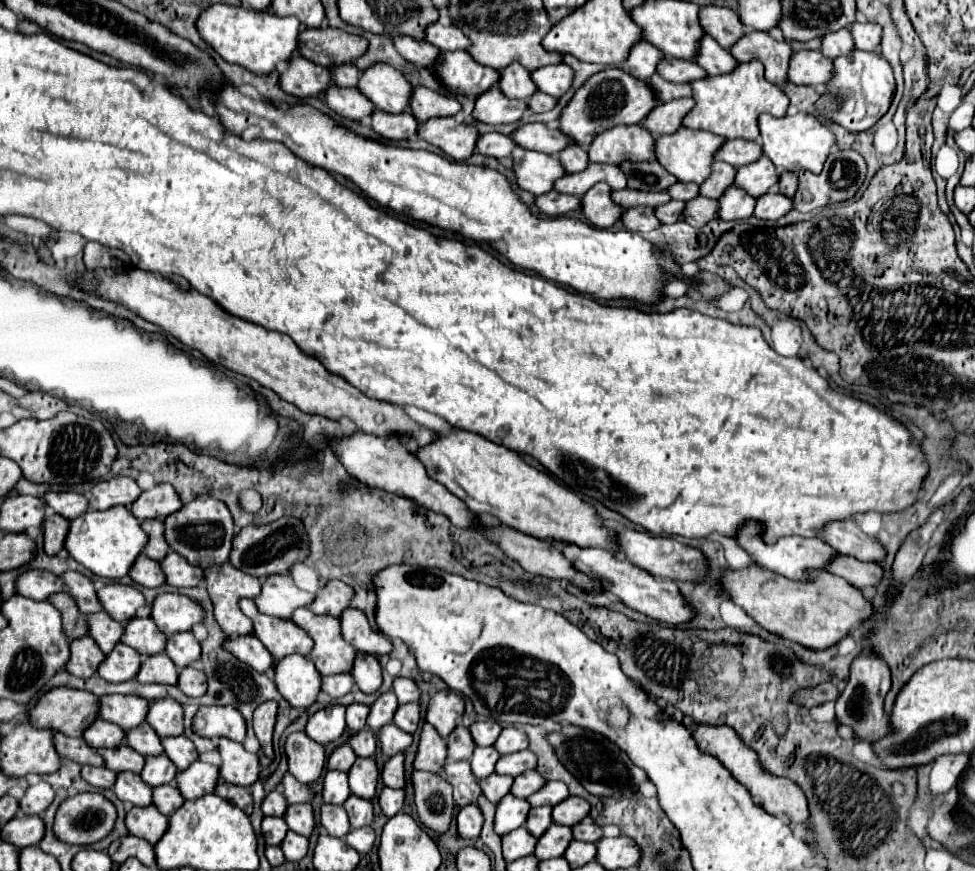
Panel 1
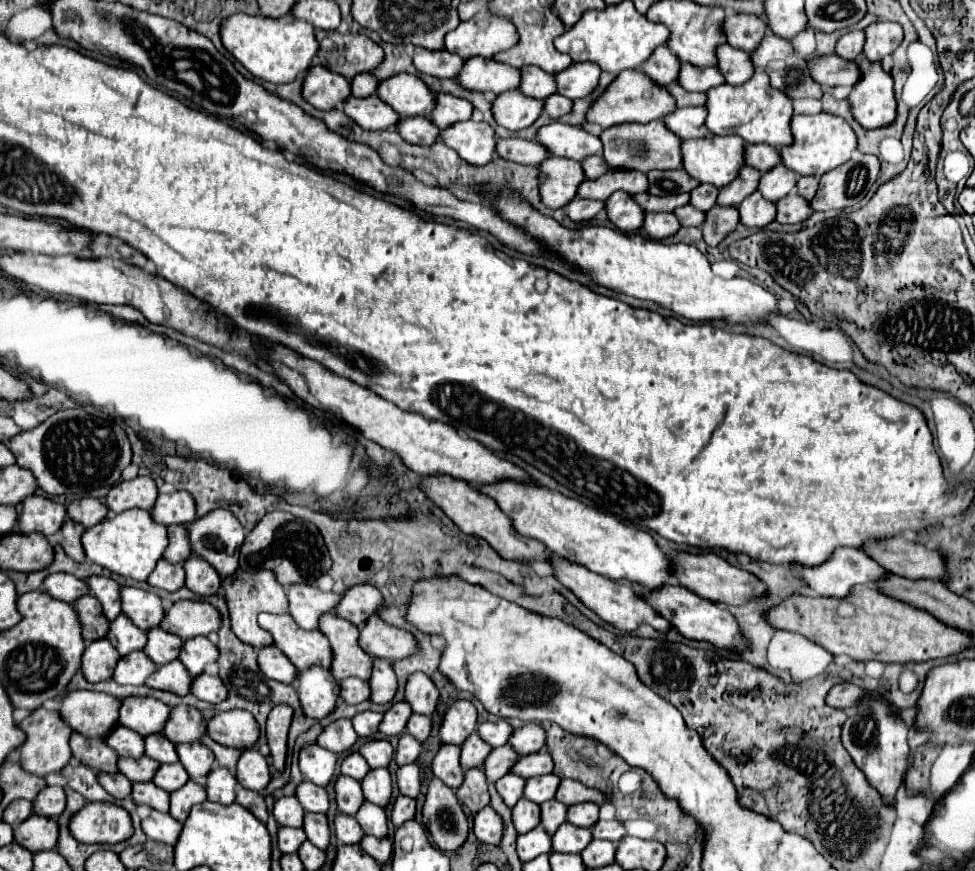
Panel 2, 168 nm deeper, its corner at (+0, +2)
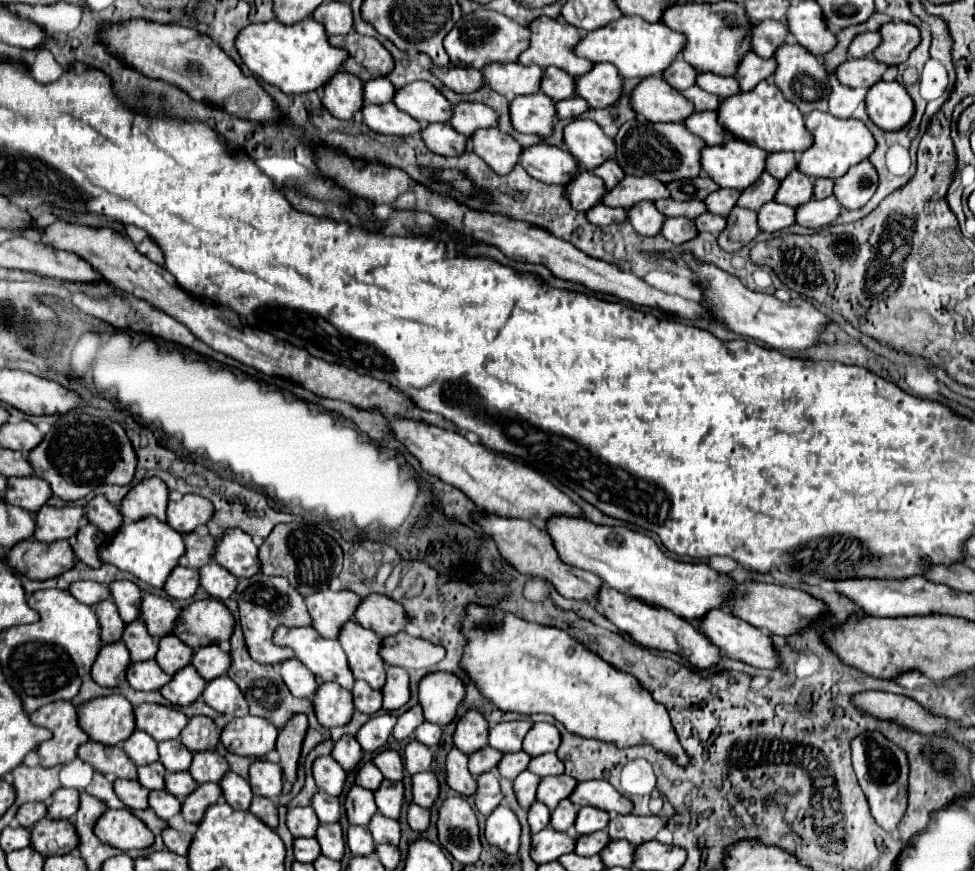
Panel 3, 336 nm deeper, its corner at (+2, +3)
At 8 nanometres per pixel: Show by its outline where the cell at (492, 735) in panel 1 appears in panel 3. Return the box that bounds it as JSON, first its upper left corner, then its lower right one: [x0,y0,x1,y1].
[490,720,532,754]

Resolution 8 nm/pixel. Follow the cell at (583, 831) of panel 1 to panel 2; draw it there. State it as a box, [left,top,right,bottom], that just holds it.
[592,821,624,843]

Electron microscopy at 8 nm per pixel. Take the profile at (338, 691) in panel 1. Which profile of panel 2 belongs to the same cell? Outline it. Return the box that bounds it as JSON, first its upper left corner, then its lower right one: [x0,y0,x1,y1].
[340,677,368,705]

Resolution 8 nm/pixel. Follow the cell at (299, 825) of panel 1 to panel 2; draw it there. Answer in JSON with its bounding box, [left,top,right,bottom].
[304,813,330,849]

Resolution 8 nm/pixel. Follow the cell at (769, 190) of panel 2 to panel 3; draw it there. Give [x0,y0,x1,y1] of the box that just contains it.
[776,170,814,208]

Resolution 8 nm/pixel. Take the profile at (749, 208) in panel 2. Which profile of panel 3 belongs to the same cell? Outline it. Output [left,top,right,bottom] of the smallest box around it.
[758,202,796,232]

